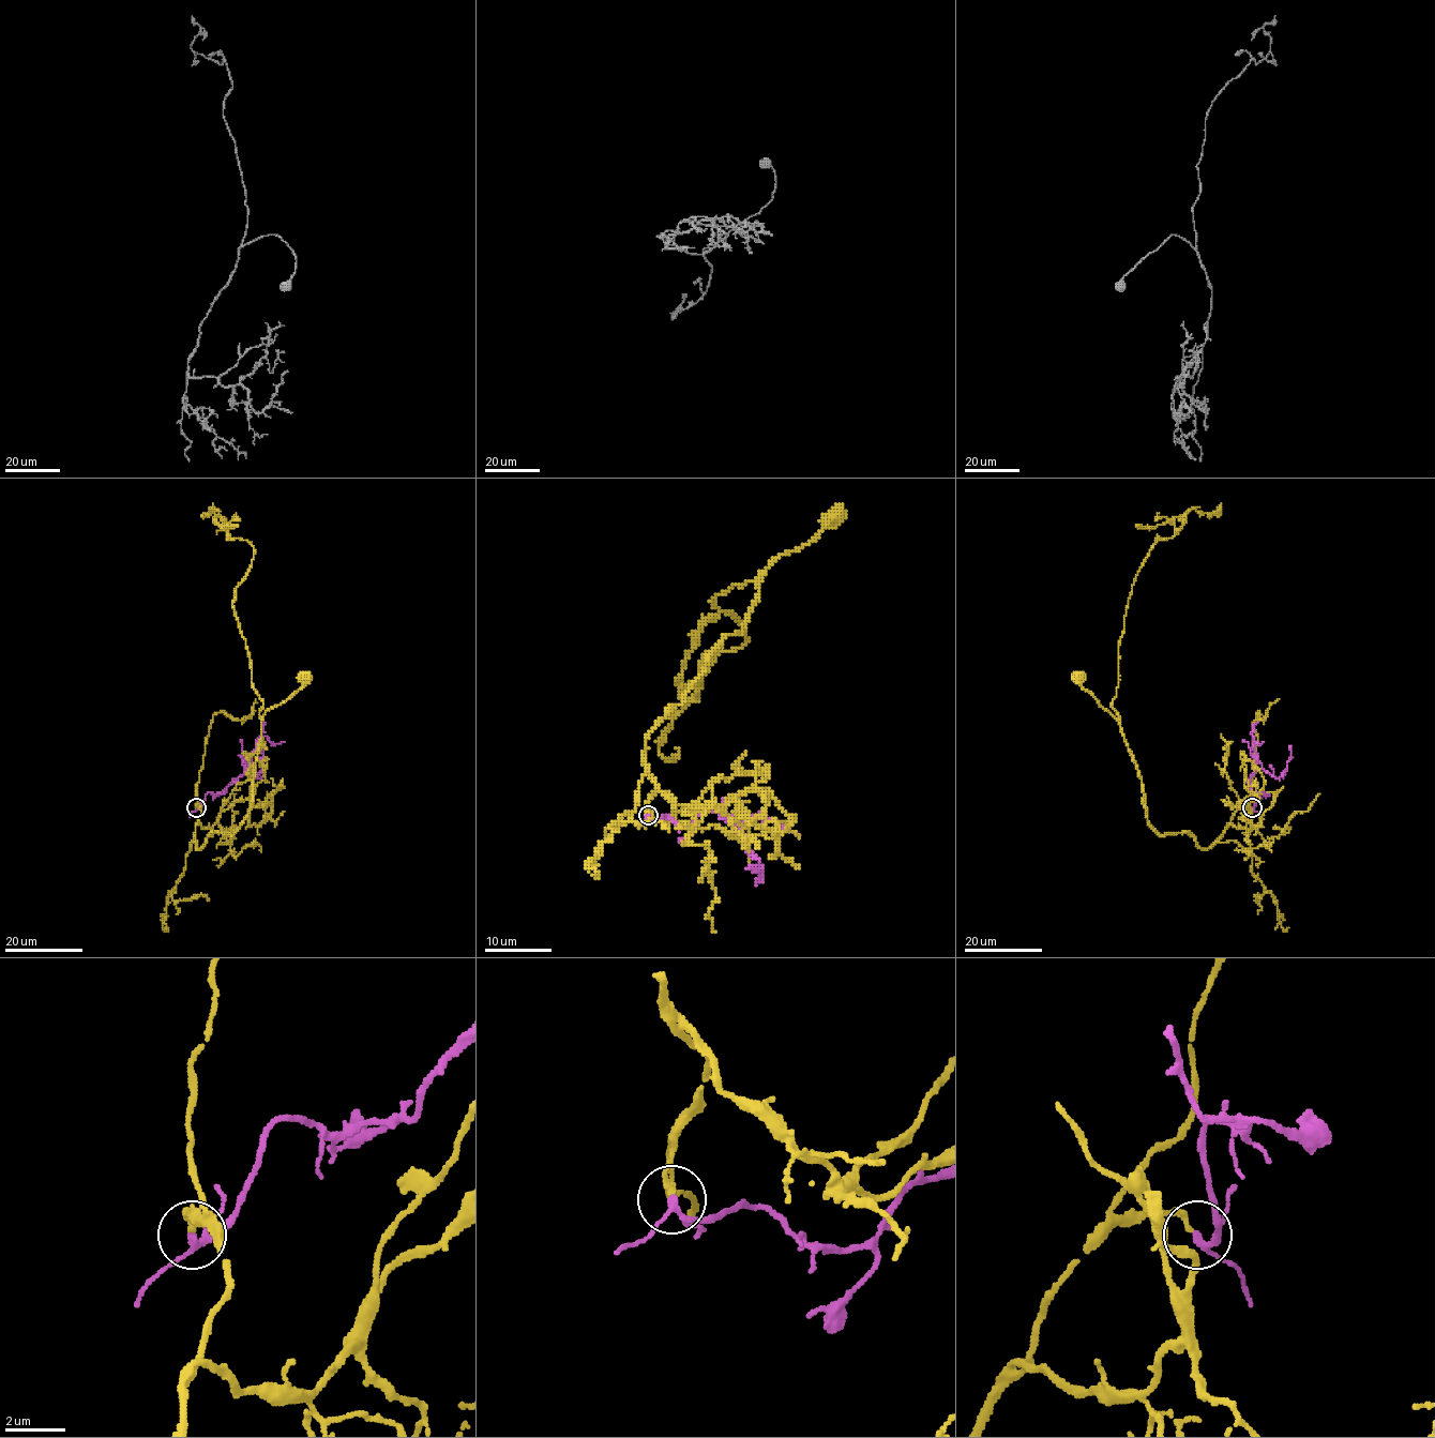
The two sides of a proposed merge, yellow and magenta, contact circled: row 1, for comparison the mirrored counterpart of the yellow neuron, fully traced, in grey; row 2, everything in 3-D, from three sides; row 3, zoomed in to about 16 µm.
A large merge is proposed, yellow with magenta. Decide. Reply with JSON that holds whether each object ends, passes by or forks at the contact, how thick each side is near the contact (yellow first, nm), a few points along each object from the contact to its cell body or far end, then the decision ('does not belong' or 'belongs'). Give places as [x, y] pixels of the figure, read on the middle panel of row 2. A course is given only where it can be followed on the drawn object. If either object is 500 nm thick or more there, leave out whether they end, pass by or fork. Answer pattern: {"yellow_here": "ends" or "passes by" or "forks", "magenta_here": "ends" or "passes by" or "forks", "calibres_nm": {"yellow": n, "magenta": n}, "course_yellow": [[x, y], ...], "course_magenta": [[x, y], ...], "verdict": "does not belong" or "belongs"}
{"yellow_here": "ends", "magenta_here": "forks", "calibres_nm": {"yellow": 190, "magenta": 150}, "course_yellow": [[648, 814], [654, 789], [645, 763], [653, 727], [678, 706], [725, 637], [741, 631], [764, 572], [833, 517]], "course_magenta": [[648, 814], [688, 826], [705, 808], [725, 813], [740, 825], [746, 847], [761, 864], [759, 881]], "verdict": "belongs"}

